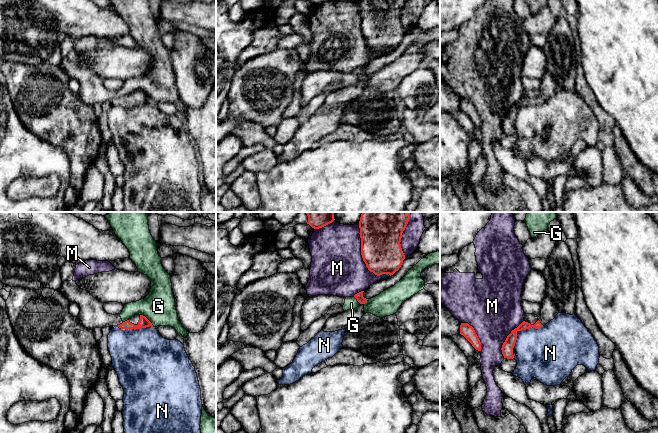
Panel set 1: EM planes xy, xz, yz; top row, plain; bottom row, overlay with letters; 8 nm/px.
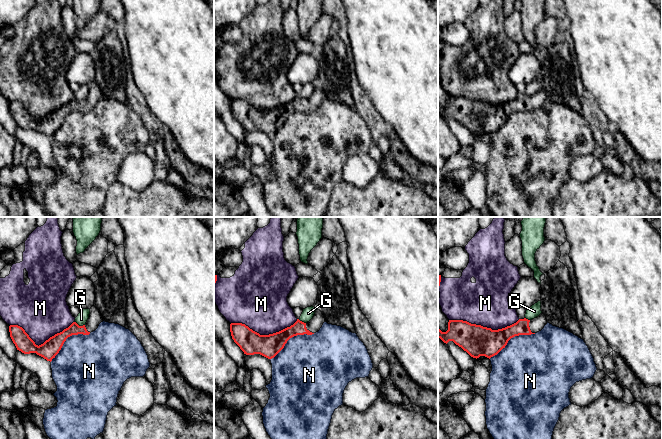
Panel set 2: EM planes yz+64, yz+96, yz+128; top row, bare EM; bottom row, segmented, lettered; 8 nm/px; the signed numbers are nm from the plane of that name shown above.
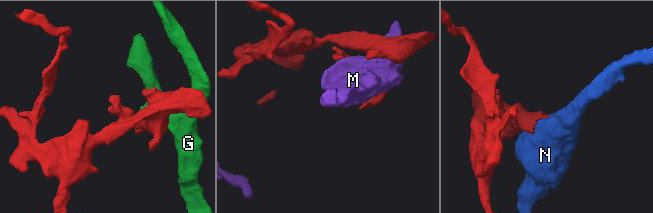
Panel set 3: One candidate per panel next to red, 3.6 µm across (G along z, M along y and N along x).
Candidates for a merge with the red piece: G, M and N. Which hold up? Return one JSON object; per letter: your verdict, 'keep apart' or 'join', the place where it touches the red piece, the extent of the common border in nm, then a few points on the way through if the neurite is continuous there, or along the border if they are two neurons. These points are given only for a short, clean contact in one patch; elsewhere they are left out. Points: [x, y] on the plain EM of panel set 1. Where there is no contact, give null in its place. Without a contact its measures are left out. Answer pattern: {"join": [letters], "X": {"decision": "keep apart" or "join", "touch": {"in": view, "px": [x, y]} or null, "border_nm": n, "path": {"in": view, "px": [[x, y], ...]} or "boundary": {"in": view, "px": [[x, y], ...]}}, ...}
{"join": [], "G": {"decision": "keep apart", "touch": {"in": "xy", "px": [147, 95]}, "border_nm": 140}, "M": {"decision": "keep apart", "touch": {"in": "xz", "px": [362, 33]}, "border_nm": 480}, "N": {"decision": "keep apart", "touch": {"in": "xy", "px": [135, 105]}, "border_nm": 280}}

